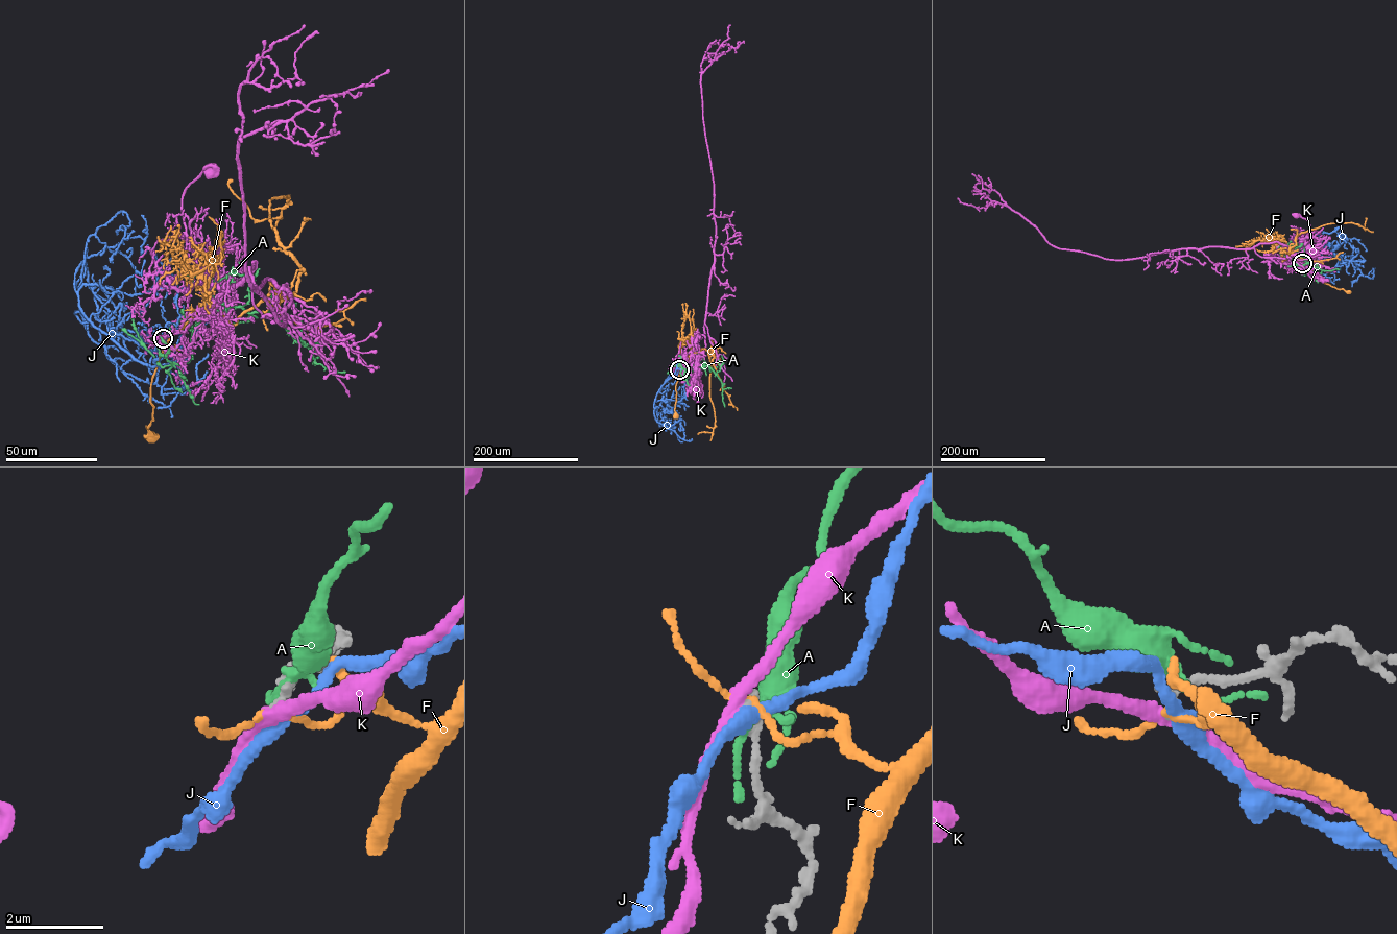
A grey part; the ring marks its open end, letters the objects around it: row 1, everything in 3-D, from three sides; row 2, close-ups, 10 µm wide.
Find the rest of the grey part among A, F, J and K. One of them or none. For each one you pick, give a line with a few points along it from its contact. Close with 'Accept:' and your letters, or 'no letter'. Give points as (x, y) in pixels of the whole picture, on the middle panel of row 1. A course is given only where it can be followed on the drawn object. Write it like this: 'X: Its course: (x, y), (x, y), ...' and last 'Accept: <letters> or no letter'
Accept: no letter

